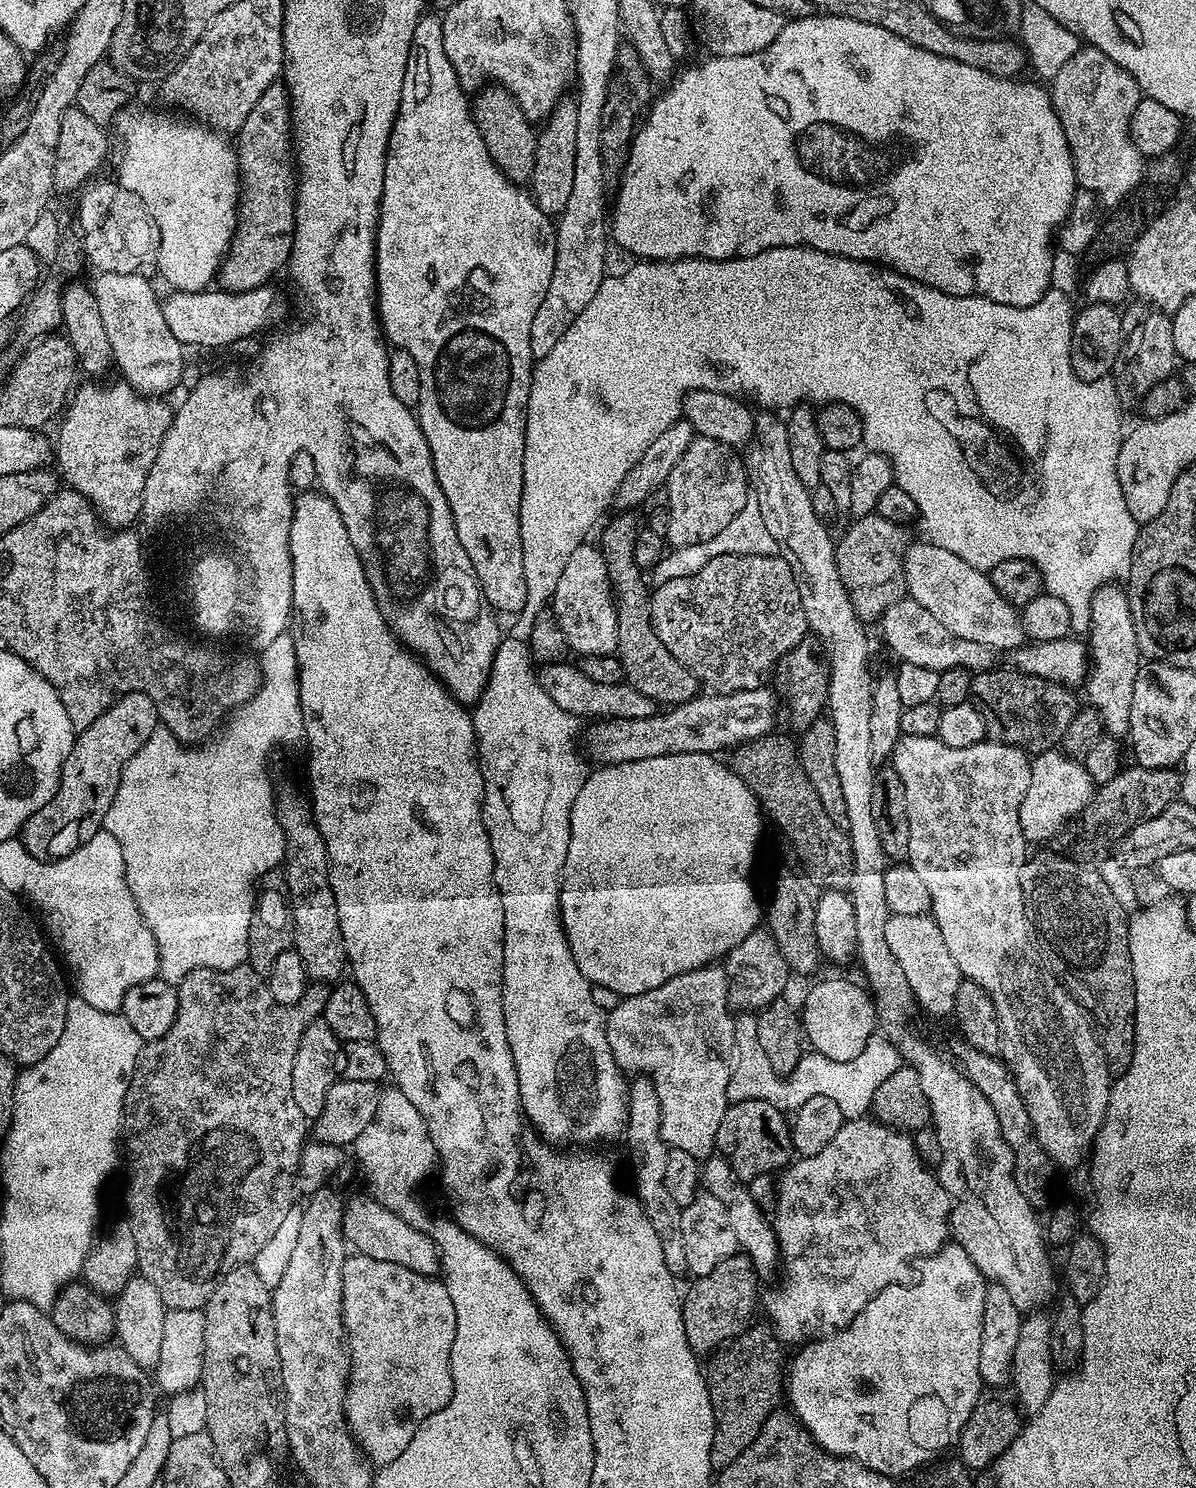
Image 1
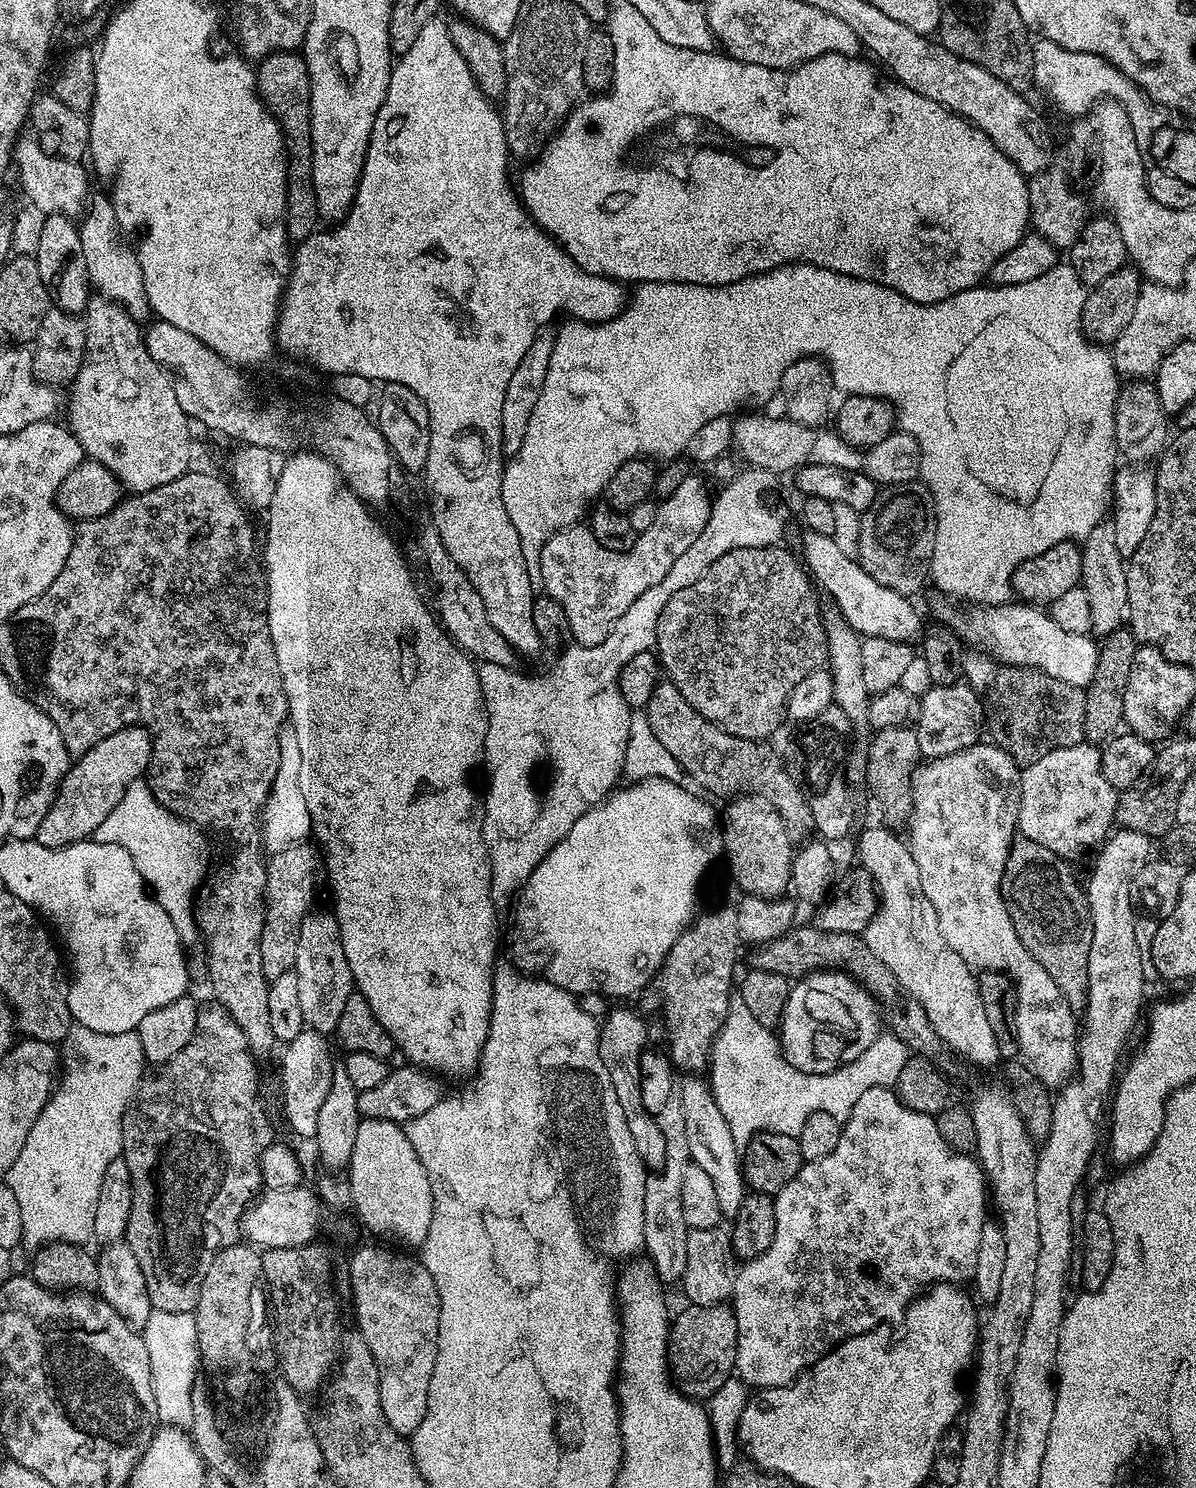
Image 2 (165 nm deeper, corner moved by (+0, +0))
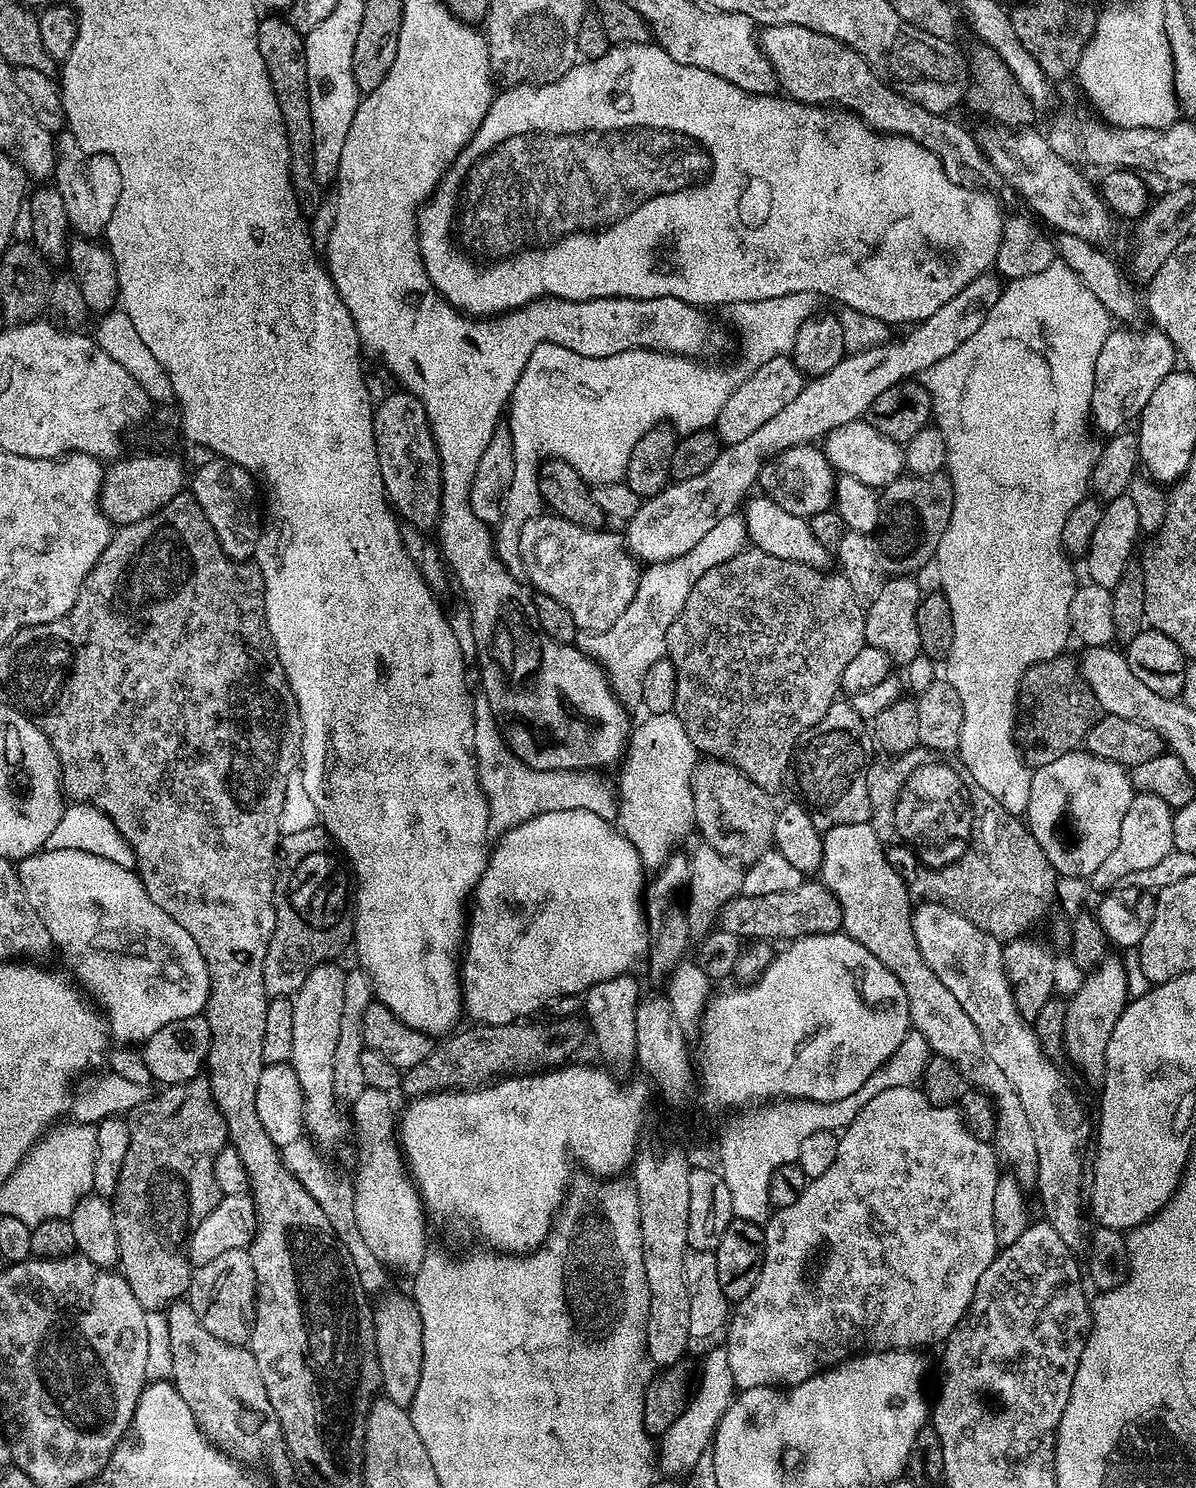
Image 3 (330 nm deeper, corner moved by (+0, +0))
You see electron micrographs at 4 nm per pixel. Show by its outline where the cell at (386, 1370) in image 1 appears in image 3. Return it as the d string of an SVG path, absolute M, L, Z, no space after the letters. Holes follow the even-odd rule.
M411 1295L379 1297L380 1305L374 1308L376 1318L376 1349L380 1363L380 1383L383 1395L398 1406L411 1409L414 1390L422 1374L422 1326L416 1302Z

